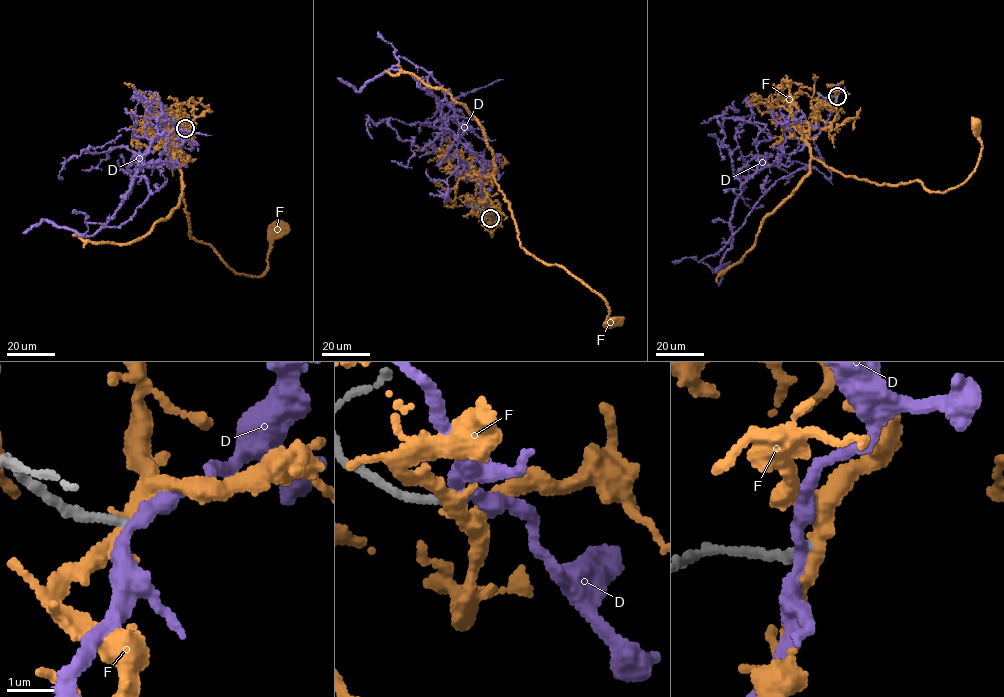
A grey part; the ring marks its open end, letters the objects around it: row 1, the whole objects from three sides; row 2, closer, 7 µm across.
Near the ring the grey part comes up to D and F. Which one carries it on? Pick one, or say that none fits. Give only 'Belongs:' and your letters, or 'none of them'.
Belongs: none of them

